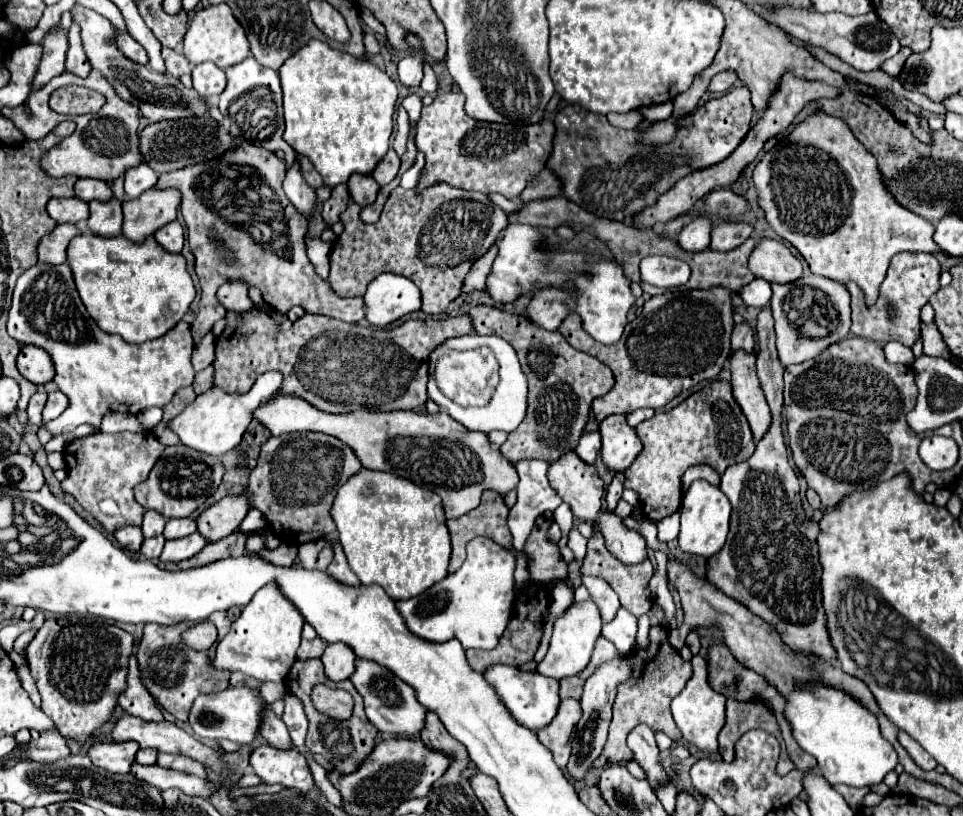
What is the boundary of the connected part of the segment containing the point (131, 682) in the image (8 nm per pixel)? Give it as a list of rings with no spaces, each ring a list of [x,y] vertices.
[[[136,656],[128,658],[128,686],[120,694],[118,706],[124,712],[128,712],[132,716],[138,716],[146,722],[162,722],[164,720],[162,710],[158,708],[158,704],[152,700],[152,696],[148,692],[144,692],[144,686],[140,682]]]

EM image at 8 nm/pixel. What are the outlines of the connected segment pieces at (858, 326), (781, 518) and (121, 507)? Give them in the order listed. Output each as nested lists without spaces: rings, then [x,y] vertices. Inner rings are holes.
[[[902,252],[902,254],[892,256],[888,276],[880,286],[880,298],[874,306],[868,308],[864,304],[864,296],[860,294],[860,288],[856,284],[848,284],[848,292],[852,294],[852,328],[850,328],[850,332],[854,336],[874,340],[874,342],[882,342],[882,344],[886,344],[890,340],[898,340],[904,346],[912,348],[914,342],[920,338],[920,308],[940,288],[938,276],[940,276],[940,264],[932,254]],[[888,302],[892,302],[896,308],[894,320],[886,318],[886,314],[888,314],[886,304]]]
[[[770,304],[758,314],[758,354],[756,374],[760,388],[772,412],[772,424],[758,442],[754,454],[740,466],[732,466],[722,474],[720,490],[732,504],[730,532],[724,548],[708,558],[706,580],[726,596],[744,604],[756,616],[772,624],[784,644],[792,650],[810,652],[824,662],[836,662],[836,650],[830,642],[826,612],[820,592],[820,560],[816,538],[820,528],[806,518],[800,502],[800,486],[796,472],[788,464],[784,434],[782,434],[782,374],[774,348],[774,320]]]
[[[96,432],[70,442],[64,448],[64,460],[68,468],[68,478],[62,482],[62,490],[72,494],[84,510],[94,514],[108,532],[132,524],[140,526],[144,508],[134,500],[134,486],[148,478],[148,472],[156,464],[164,446],[152,432],[122,432],[104,434]]]

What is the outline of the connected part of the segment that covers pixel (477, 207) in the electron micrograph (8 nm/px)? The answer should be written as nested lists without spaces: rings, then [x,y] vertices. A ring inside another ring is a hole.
[[[436,184],[422,194],[416,194],[414,190],[394,188],[390,192],[390,198],[384,204],[382,216],[376,224],[364,224],[360,220],[360,206],[350,202],[344,214],[340,216],[344,222],[344,232],[338,236],[338,240],[332,244],[330,252],[330,276],[328,282],[334,288],[334,292],[342,298],[352,296],[364,296],[366,284],[374,280],[376,276],[384,272],[400,274],[410,278],[422,292],[422,312],[428,314],[442,314],[446,312],[448,304],[460,294],[460,286],[464,282],[464,276],[468,268],[488,252],[488,248],[496,242],[502,226],[504,226],[504,212],[500,206],[490,202],[486,194],[480,192],[468,192],[460,188],[452,188],[448,184]]]

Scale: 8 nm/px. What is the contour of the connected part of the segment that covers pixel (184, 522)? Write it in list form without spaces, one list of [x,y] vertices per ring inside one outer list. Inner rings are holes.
[[[178,518],[178,520],[168,520],[166,528],[164,528],[164,538],[172,540],[172,538],[184,538],[188,534],[196,532],[196,522],[192,518]]]

